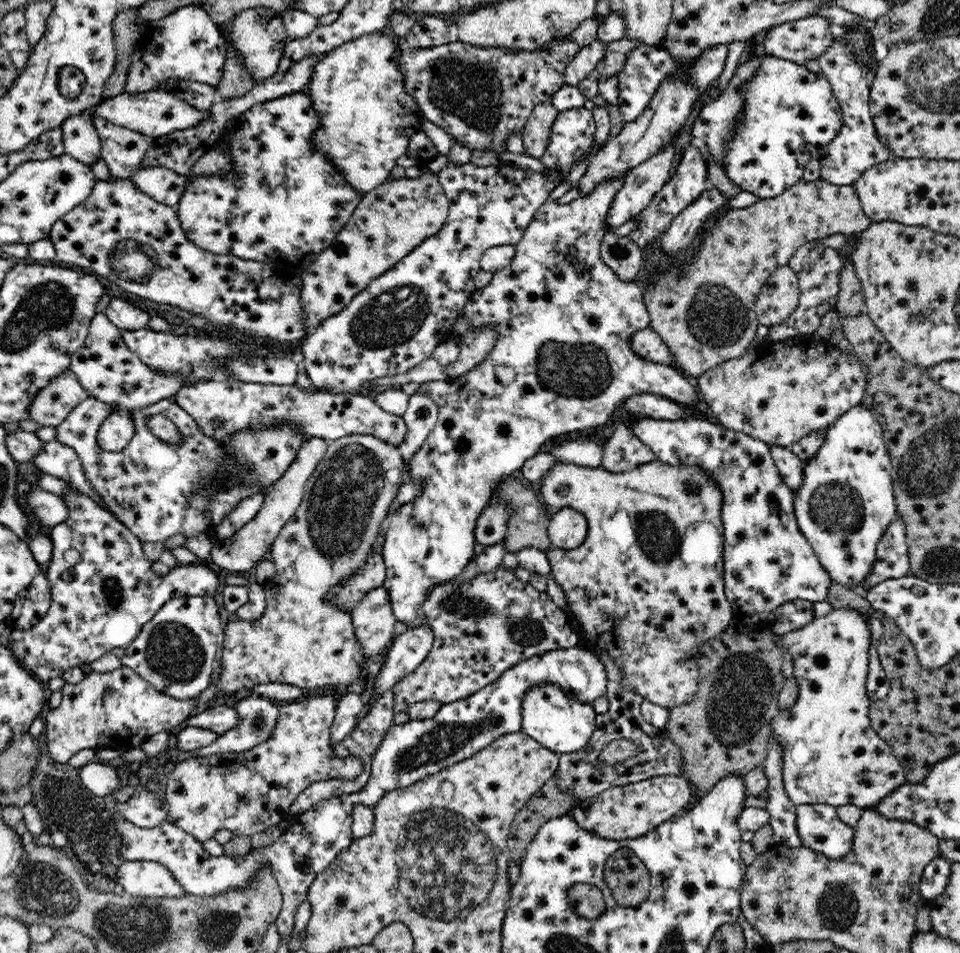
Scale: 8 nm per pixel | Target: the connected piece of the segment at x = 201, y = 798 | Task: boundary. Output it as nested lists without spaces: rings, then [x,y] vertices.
[[[324,694],[302,701],[284,702],[280,704],[276,728],[268,740],[247,751],[191,757],[179,762],[167,774],[168,781],[164,785],[169,818],[167,822],[194,835],[200,842],[212,839],[216,831],[222,829],[231,830],[238,836],[252,837],[277,826],[283,817],[287,818],[294,799],[312,782],[330,778],[354,780],[362,772],[362,759],[354,756],[338,757],[330,741],[329,730],[335,717],[337,698],[334,694]]]

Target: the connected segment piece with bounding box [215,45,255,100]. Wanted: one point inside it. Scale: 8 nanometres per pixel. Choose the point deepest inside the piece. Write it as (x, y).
(237, 81)

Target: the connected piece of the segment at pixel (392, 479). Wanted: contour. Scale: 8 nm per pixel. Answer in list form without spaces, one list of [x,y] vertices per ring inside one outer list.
[[[351,434],[345,437],[338,438],[338,440],[329,441],[327,445],[327,451],[324,458],[318,463],[316,470],[312,473],[312,476],[308,479],[305,486],[305,492],[303,494],[302,502],[299,504],[298,510],[294,513],[292,519],[290,519],[280,531],[280,534],[275,538],[275,542],[268,553],[268,558],[274,561],[276,565],[276,573],[268,582],[263,586],[263,590],[266,597],[267,608],[264,615],[256,621],[242,621],[234,617],[233,622],[228,622],[228,625],[223,630],[224,641],[222,657],[221,657],[221,676],[216,693],[218,695],[229,698],[236,694],[240,690],[254,690],[254,686],[258,684],[269,684],[270,682],[280,682],[281,684],[292,684],[292,686],[298,686],[299,688],[322,688],[329,684],[332,687],[346,687],[352,686],[359,678],[364,677],[366,669],[365,656],[363,656],[362,649],[360,648],[356,633],[352,625],[352,618],[350,613],[346,613],[338,607],[332,605],[332,602],[327,601],[327,594],[330,590],[334,590],[336,584],[342,584],[346,582],[348,578],[352,578],[358,570],[362,568],[362,564],[370,558],[370,552],[372,547],[378,542],[377,536],[382,531],[384,520],[388,516],[389,508],[394,501],[394,498],[398,492],[398,488],[404,482],[404,461],[399,451],[399,448],[386,443],[386,441],[370,434]]]

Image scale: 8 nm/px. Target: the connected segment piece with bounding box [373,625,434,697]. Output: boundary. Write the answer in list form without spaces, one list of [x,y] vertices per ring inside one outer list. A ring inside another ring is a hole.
[[[428,625],[408,628],[396,636],[387,650],[375,684],[373,696],[388,693],[402,678],[412,672],[432,648],[434,633]]]

